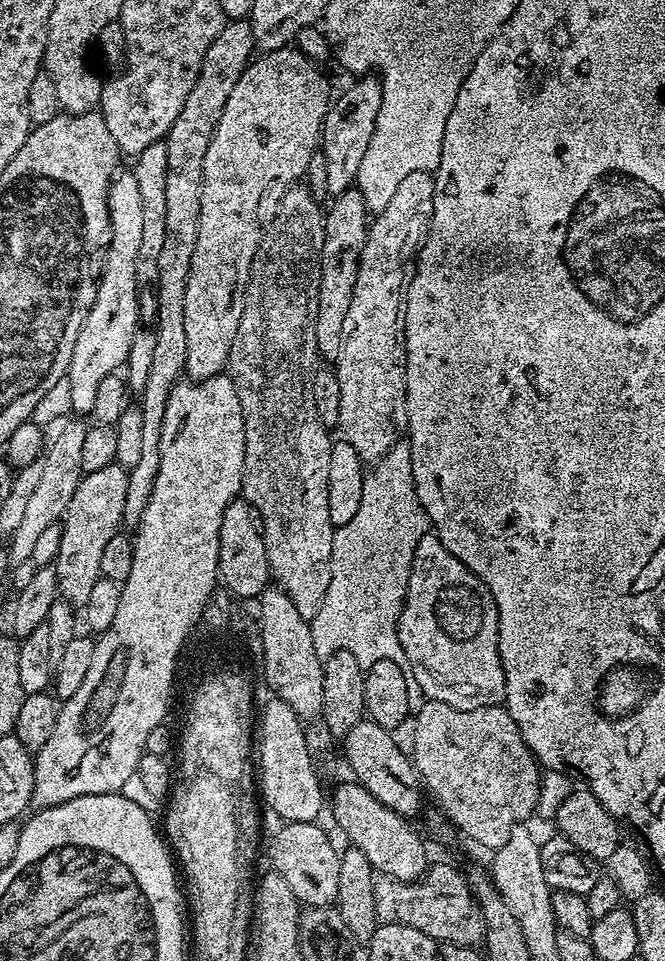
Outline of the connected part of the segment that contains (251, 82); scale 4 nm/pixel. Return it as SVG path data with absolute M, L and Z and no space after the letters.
M296 46L279 48L273 52L257 55L238 78L230 98L226 98L226 107L222 109L222 118L218 118L218 126L210 138L210 146L206 146L206 162L202 166L202 206L198 218L198 246L194 246L194 258L190 262L190 274L186 278L186 302L184 303L186 308L186 372L193 381L221 375L228 367L230 346L234 346L234 334L238 334L238 322L242 314L242 303L238 297L247 281L248 271L254 262L254 254L260 245L262 235L260 203L263 202L264 195L269 192L273 198L283 196L287 188L293 187L305 175L311 155L318 148L320 131L324 125L324 115L328 113L330 107L328 80L319 70L321 69L318 64L300 52Z

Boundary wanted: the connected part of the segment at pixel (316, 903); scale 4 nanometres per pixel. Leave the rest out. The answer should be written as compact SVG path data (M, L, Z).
M316 822L283 823L268 846L271 869L286 879L300 903L307 907L329 907L337 901L340 852Z

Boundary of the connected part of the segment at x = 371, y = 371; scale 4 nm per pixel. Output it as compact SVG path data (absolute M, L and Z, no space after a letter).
M418 172L409 174L398 186L386 210L375 213L368 229L368 240L364 244L364 253L358 262L358 278L350 298L350 310L346 310L346 319L342 325L342 350L334 361L334 371L338 378L338 425L339 435L354 450L358 450L360 459L374 462L382 454L397 444L405 435L408 427L406 410L406 334L404 333L404 302L408 299L408 287L412 281L414 261L428 237L428 228L432 225L434 214L433 173Z

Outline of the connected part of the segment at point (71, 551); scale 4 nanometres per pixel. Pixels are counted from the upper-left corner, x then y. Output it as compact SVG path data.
M114 463L110 466L102 466L102 470L86 472L80 478L74 496L70 498L68 508L62 517L61 546L54 565L57 574L57 586L59 595L73 606L83 606L90 599L90 593L94 582L101 578L100 567L102 566L102 553L104 547L114 538L114 534L121 531L124 524L124 511L126 510L126 482L128 474L122 465Z

